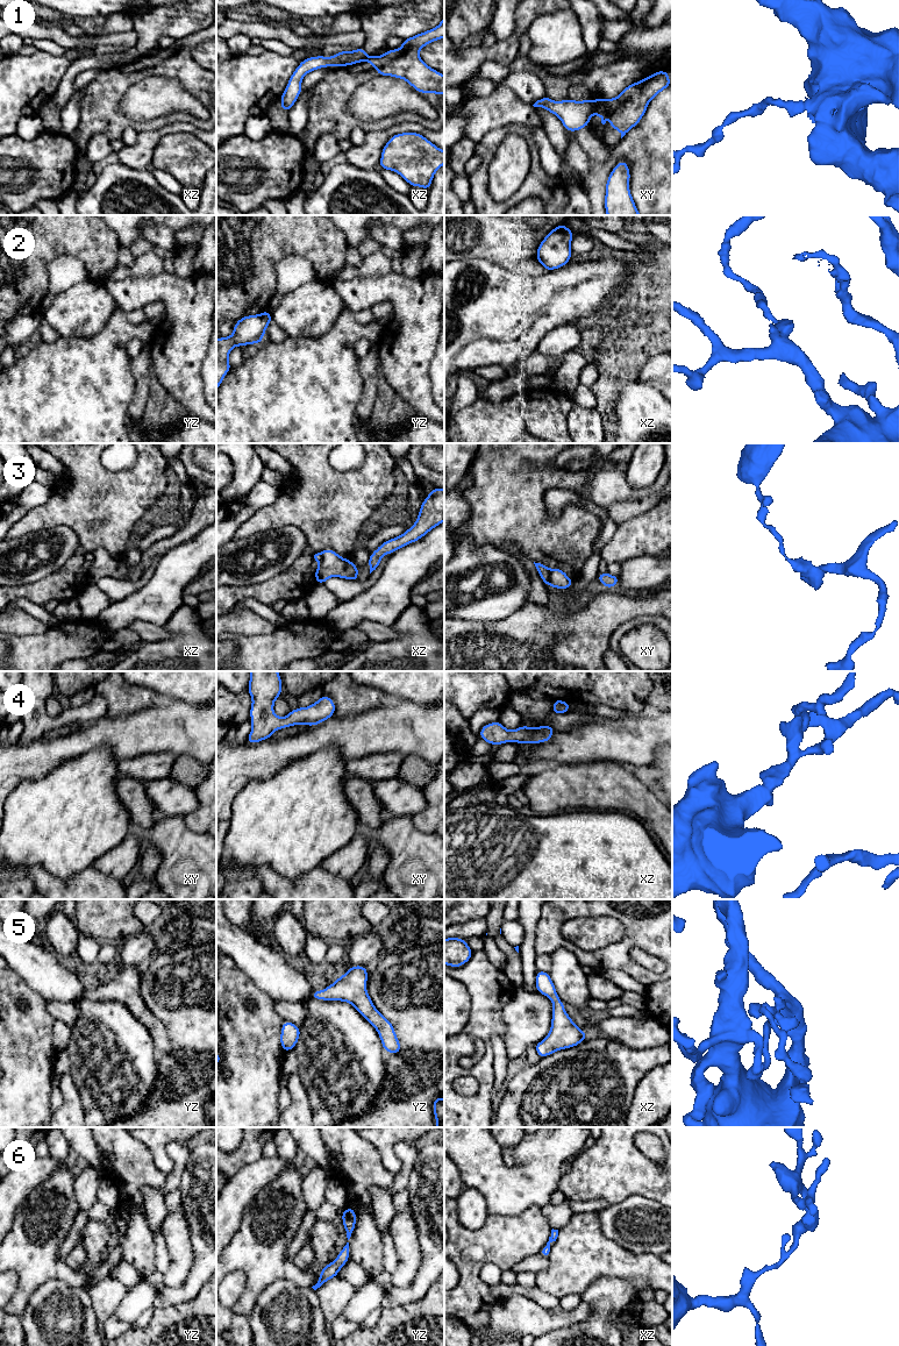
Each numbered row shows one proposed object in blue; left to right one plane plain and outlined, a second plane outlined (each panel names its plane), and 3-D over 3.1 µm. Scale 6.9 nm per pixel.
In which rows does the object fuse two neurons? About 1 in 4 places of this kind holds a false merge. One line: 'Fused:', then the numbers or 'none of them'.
Fused: 1, 2, 3

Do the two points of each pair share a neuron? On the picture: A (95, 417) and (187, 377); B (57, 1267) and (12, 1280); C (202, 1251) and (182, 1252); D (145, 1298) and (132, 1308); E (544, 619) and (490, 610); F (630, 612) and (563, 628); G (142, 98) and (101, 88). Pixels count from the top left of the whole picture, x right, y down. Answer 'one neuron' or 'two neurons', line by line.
A: two neurons
B: two neurons
C: two neurons
D: one neuron
E: two neurons
F: one neuron
G: two neurons

